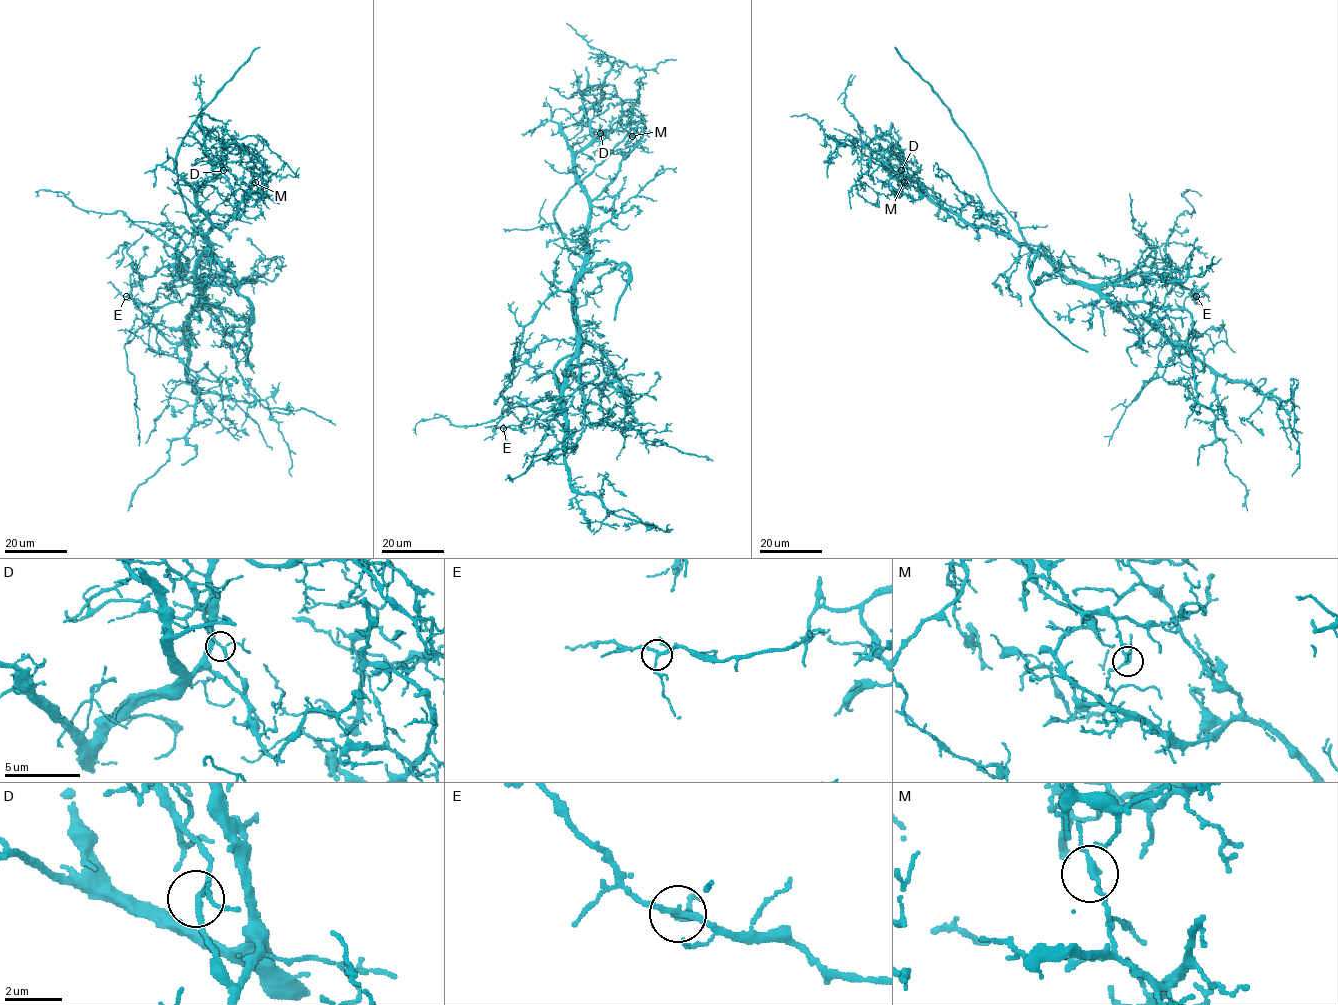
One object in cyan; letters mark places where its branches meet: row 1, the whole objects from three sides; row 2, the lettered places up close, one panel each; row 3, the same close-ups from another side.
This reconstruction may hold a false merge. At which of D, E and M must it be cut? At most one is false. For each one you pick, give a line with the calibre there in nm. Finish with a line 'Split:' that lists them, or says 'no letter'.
D: calibre 150 nm
Split: D

